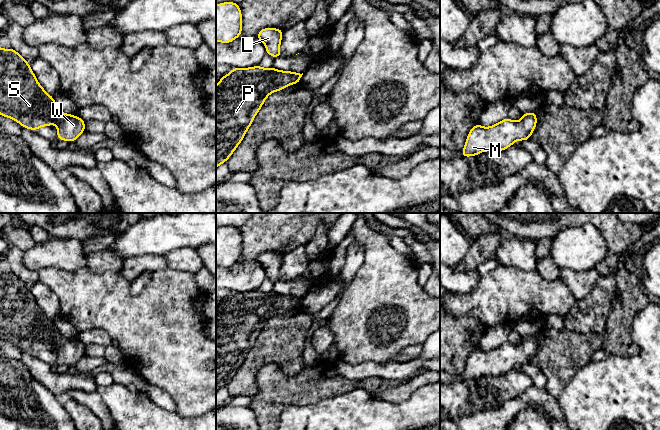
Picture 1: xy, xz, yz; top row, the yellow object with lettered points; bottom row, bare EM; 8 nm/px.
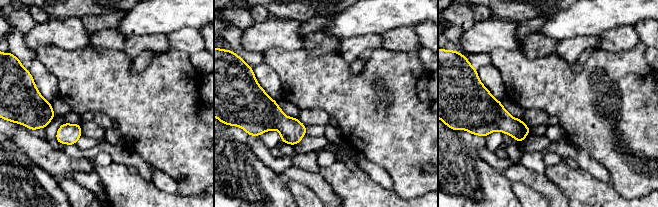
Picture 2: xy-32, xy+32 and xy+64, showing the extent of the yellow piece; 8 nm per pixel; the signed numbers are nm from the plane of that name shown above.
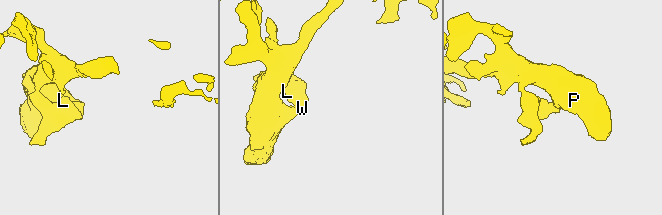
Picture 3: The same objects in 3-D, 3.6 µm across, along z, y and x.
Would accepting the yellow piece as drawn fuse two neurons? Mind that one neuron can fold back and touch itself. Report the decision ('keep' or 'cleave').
keep

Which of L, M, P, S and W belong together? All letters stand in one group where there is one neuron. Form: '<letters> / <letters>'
L M P S W

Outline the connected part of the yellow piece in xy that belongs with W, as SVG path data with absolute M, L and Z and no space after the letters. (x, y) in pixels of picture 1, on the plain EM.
M0 272L0 339L34 355L56 348L57 362L68 366L85 356L85 345L63 337L39 308L31 289L12 272Z

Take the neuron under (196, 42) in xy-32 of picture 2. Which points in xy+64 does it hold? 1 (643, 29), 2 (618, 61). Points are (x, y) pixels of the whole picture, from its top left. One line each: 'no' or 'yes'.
1: no
2: no

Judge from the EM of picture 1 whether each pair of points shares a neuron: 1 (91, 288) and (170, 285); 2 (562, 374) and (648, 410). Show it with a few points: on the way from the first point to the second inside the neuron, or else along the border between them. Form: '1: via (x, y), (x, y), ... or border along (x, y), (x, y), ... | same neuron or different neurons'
1: via (111, 301), (150, 301) | same neuron
2: border along (588, 362), (576, 372), (557, 397) | different neurons

